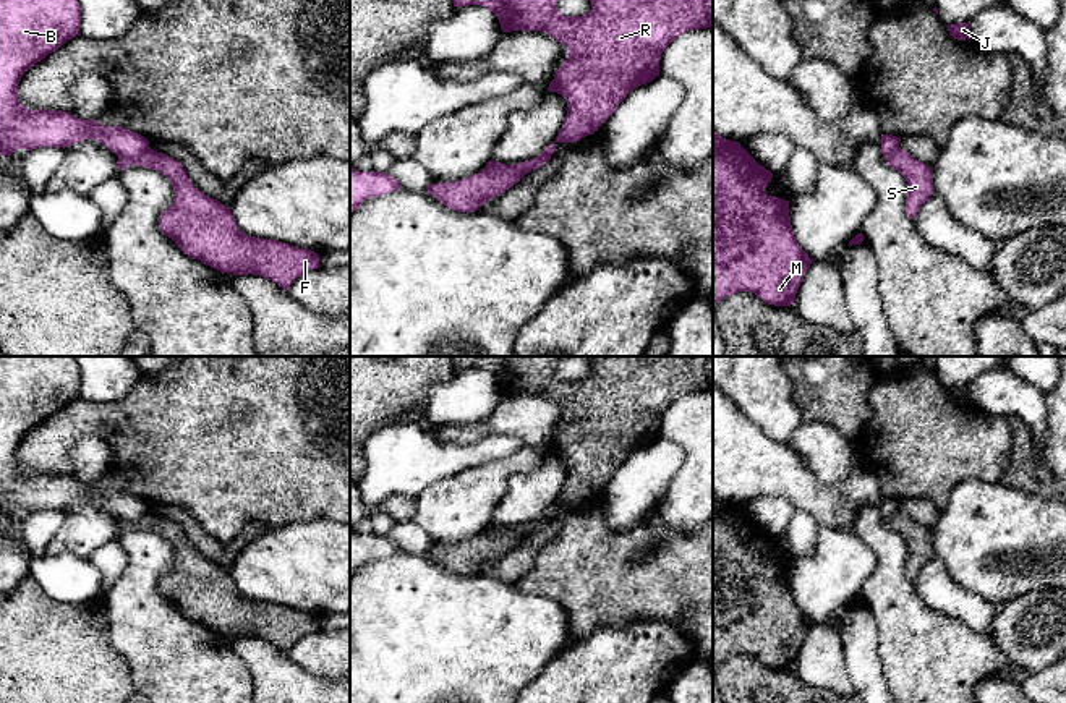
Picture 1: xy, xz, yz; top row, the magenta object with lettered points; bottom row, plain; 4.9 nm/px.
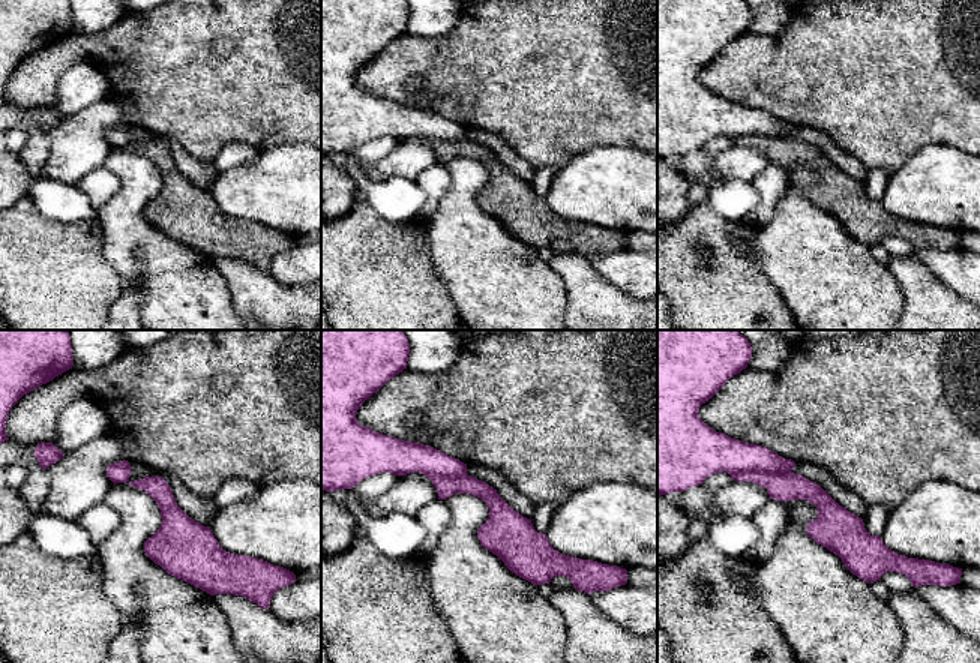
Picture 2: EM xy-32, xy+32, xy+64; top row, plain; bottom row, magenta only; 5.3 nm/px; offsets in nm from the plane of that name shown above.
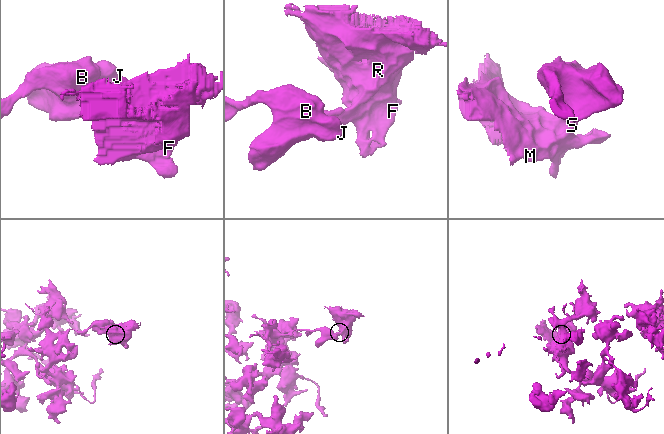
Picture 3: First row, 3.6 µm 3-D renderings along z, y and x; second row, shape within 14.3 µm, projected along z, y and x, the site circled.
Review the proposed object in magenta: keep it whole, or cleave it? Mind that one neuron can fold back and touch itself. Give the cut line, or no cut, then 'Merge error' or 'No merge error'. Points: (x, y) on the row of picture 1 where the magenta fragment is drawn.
Split along xy (149, 148), (133, 157), (119, 156). Merge error

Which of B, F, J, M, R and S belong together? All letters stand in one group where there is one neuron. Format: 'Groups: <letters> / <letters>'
Groups: B J / F M R S

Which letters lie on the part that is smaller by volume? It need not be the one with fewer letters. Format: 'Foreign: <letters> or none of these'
Foreign: F, M, R, S

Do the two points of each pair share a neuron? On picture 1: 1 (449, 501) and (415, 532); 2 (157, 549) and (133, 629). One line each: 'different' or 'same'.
1: different
2: same

